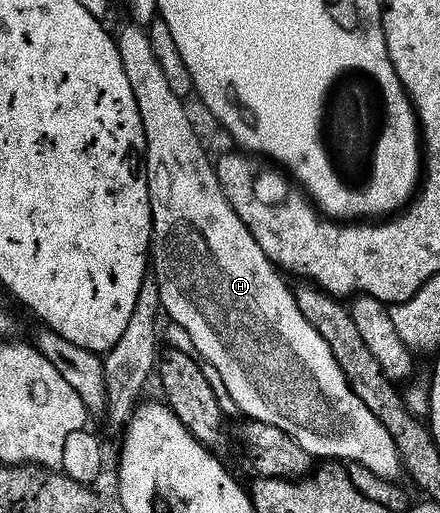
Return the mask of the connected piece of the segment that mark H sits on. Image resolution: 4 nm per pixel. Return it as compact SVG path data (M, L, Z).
M140 24L127 25L115 39L148 141L144 171L148 174L152 209L150 273L157 278L158 288L167 299L166 306L176 313L175 325L186 328L196 354L204 362L214 364L218 376L222 376L222 384L226 384L227 401L232 401L245 414L245 419L282 428L282 432L298 440L313 459L366 464L366 468L378 472L378 476L399 479L402 467L394 440L386 428L382 428L378 416L354 396L342 368L338 368L338 360L334 360L334 352L330 352L330 344L326 344L326 340L318 336L314 324L302 316L293 287L284 283L285 275L279 269L270 268L253 227L249 223L247 226L239 212L228 203L220 187L220 178L184 111L185 103L174 96L154 57L147 29Z

